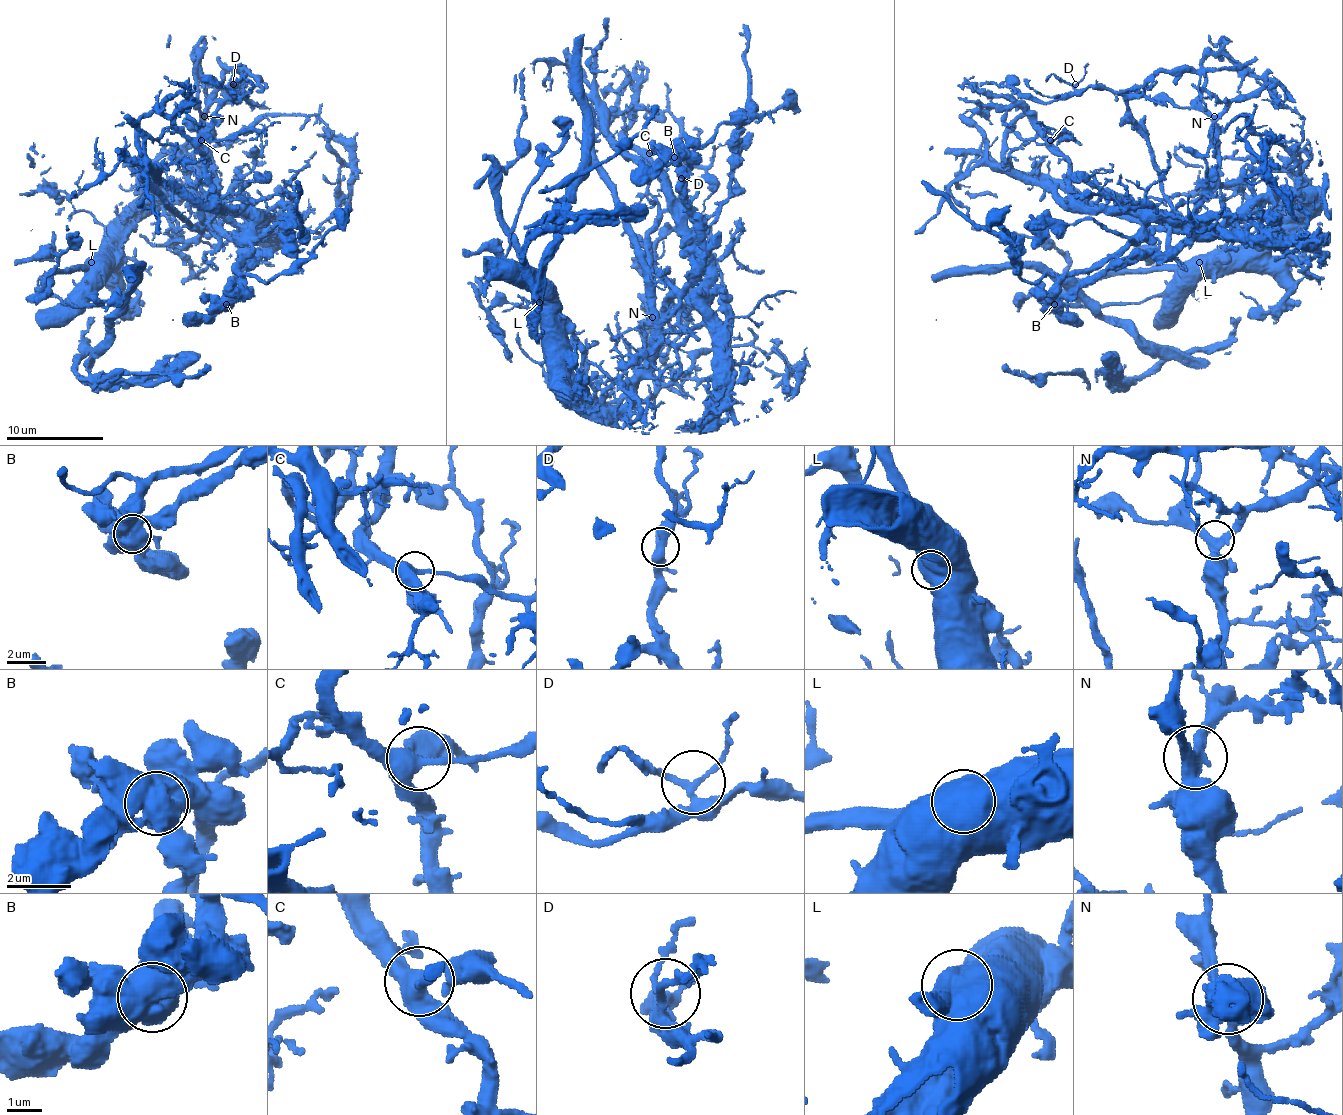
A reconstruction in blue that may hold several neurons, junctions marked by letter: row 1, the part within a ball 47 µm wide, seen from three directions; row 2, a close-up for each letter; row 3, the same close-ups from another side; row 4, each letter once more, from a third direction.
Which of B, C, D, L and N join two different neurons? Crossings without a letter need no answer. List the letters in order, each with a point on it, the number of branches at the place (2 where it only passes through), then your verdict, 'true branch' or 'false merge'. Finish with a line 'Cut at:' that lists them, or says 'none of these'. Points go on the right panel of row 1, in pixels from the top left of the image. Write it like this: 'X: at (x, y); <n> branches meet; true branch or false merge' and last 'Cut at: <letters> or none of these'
B: at (1054, 304); 2 branches meet; false merge
C: at (1050, 140); 4 branches meet; true branch
D: at (1075, 84); 4 branches meet; true branch
L: at (1199, 262); 2 branches meet; true branch
N: at (1214, 116); 3 branches meet; true branch
Cut at: B

